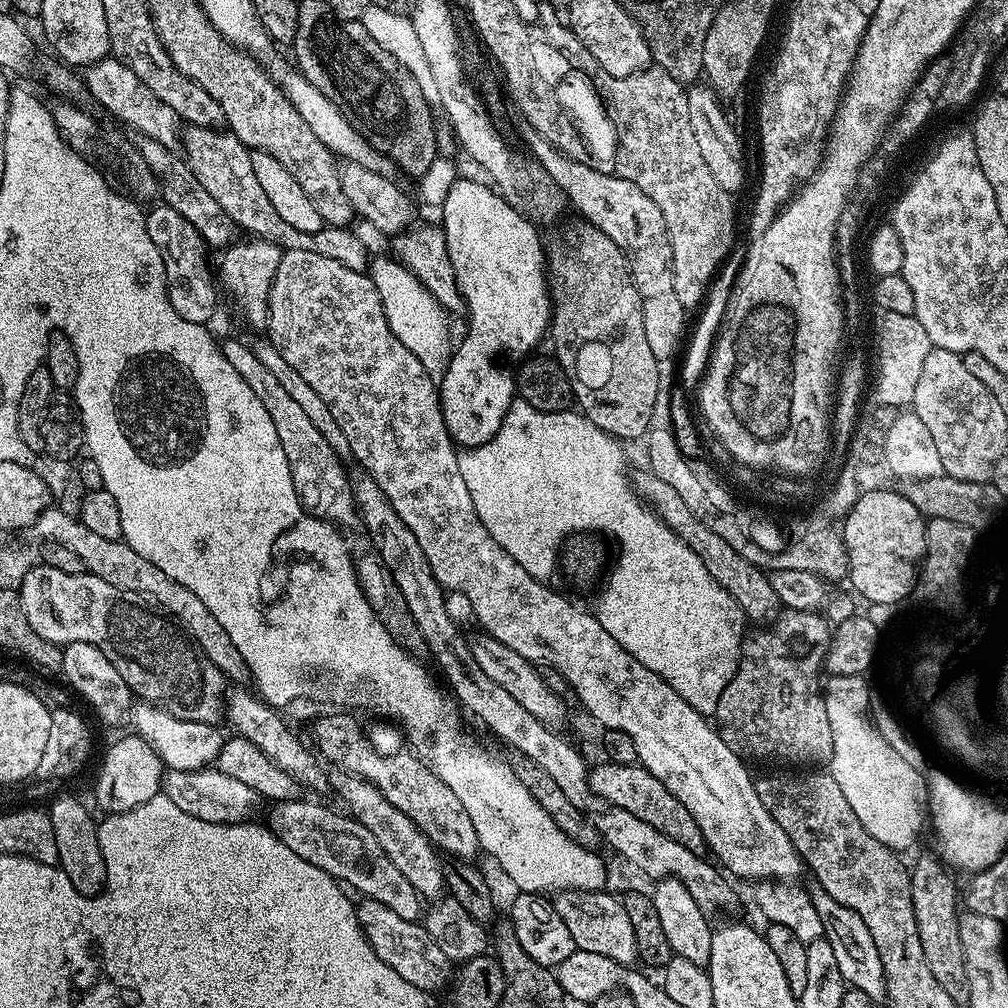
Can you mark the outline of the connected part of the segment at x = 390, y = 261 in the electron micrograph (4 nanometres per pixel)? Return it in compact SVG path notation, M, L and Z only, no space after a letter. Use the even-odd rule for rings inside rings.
M377 255L371 261L370 275L382 300L382 310L394 338L398 338L398 342L402 342L410 354L419 358L429 376L443 376L448 369L448 358L454 351L454 340L448 337L449 317L445 309L427 290L418 286L418 281L411 272L389 255Z

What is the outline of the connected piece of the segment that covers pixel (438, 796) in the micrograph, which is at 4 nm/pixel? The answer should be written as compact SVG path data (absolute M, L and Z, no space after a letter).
M320 716L312 732L321 750L336 763L337 769L370 781L383 794L386 802L390 802L390 806L402 810L402 814L406 814L414 826L427 834L429 842L441 853L449 852L452 855L449 857L468 862L473 859L475 852L481 851L474 822L470 822L470 814L462 810L462 802L454 798L454 790L450 790L450 786L438 779L419 755L411 756L407 750L389 756L379 753L371 744L365 729L352 724L348 716Z

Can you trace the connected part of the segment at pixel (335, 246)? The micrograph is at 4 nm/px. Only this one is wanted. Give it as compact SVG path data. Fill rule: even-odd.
M185 127L182 132L183 159L188 169L202 182L202 190L222 206L222 210L236 224L241 233L257 240L276 244L280 249L310 250L310 254L322 254L322 258L334 258L355 272L369 267L370 255L352 230L344 226L320 226L317 232L303 232L288 220L280 217L274 201L268 197L256 168L252 165L253 153L232 132L220 128Z

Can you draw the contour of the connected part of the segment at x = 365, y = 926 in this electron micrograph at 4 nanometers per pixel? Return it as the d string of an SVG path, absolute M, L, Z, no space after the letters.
M364 898L356 904L356 917L360 923L360 929L364 932L364 937L368 939L368 945L378 954L390 970L395 970L410 986L418 986L418 990L429 994L443 993L449 987L454 975L453 965L438 950L438 944L434 938L424 929L423 923L406 920L394 914L394 910L389 910L387 906L382 906L382 902L371 898Z

